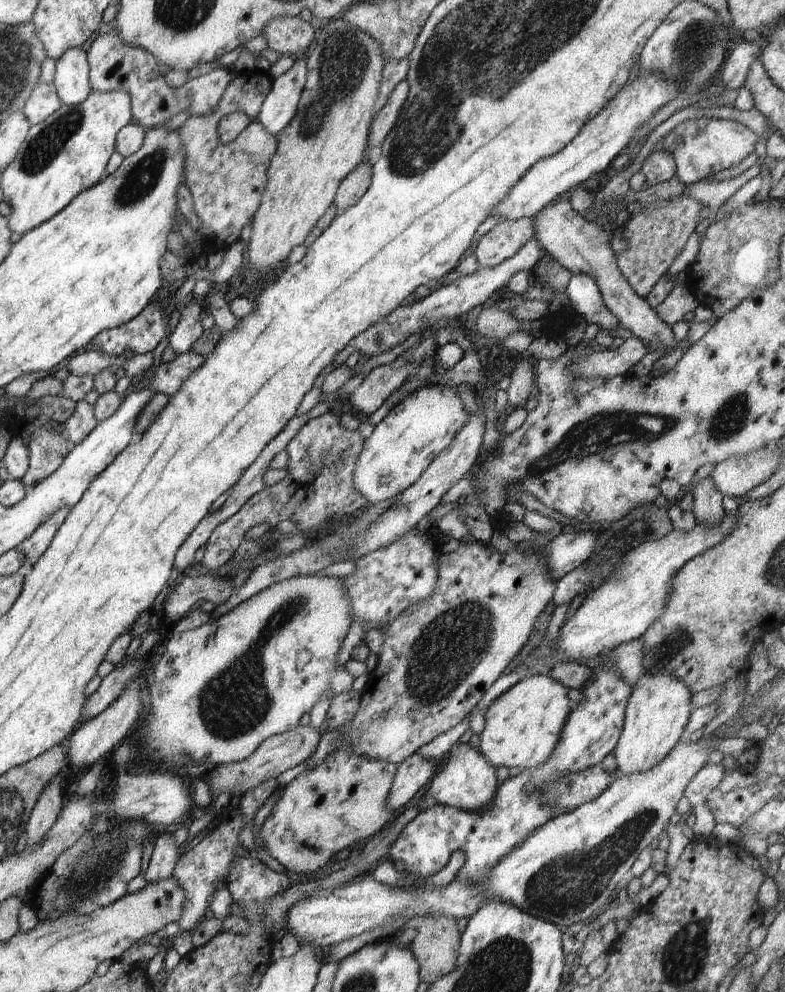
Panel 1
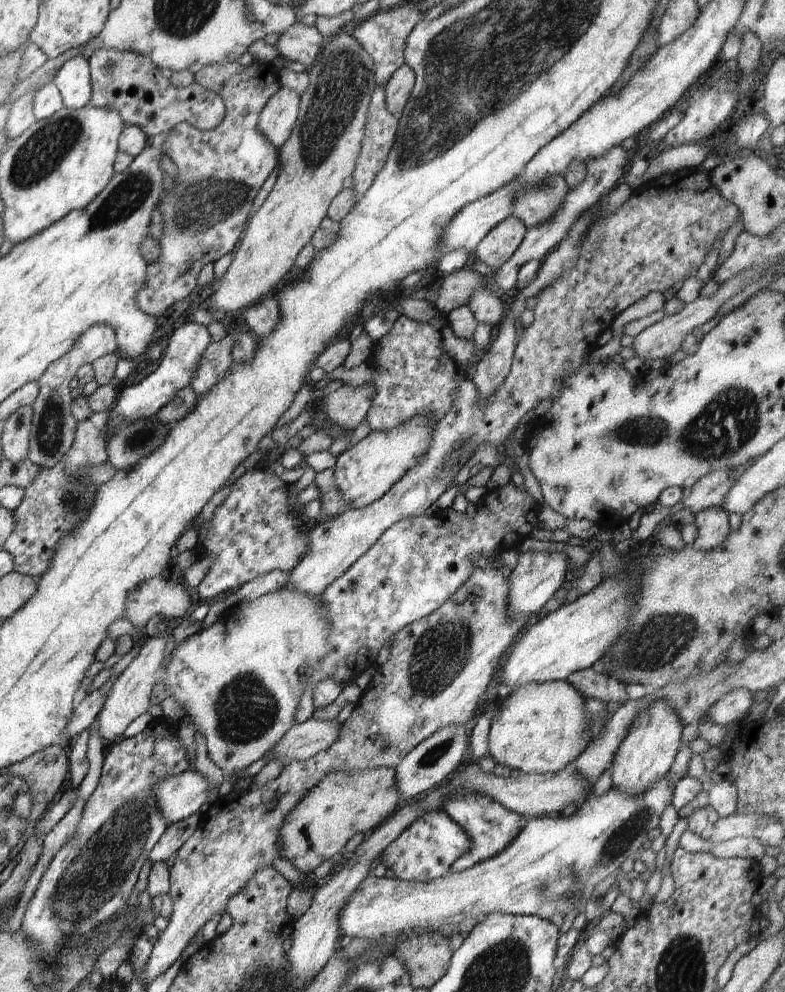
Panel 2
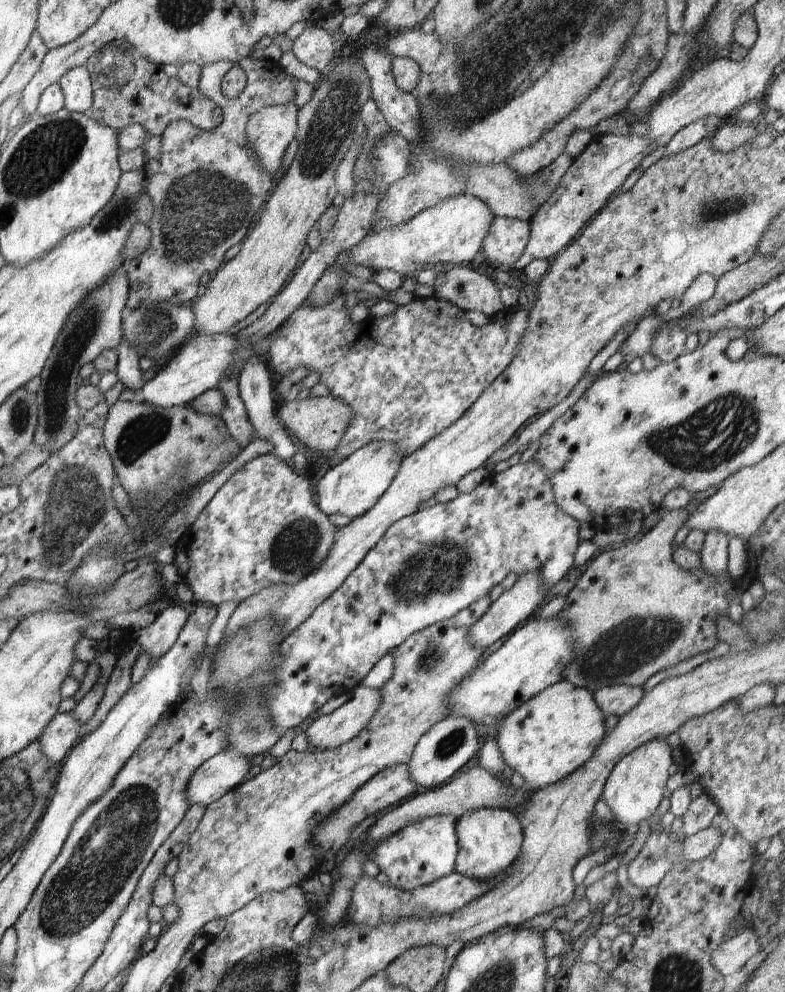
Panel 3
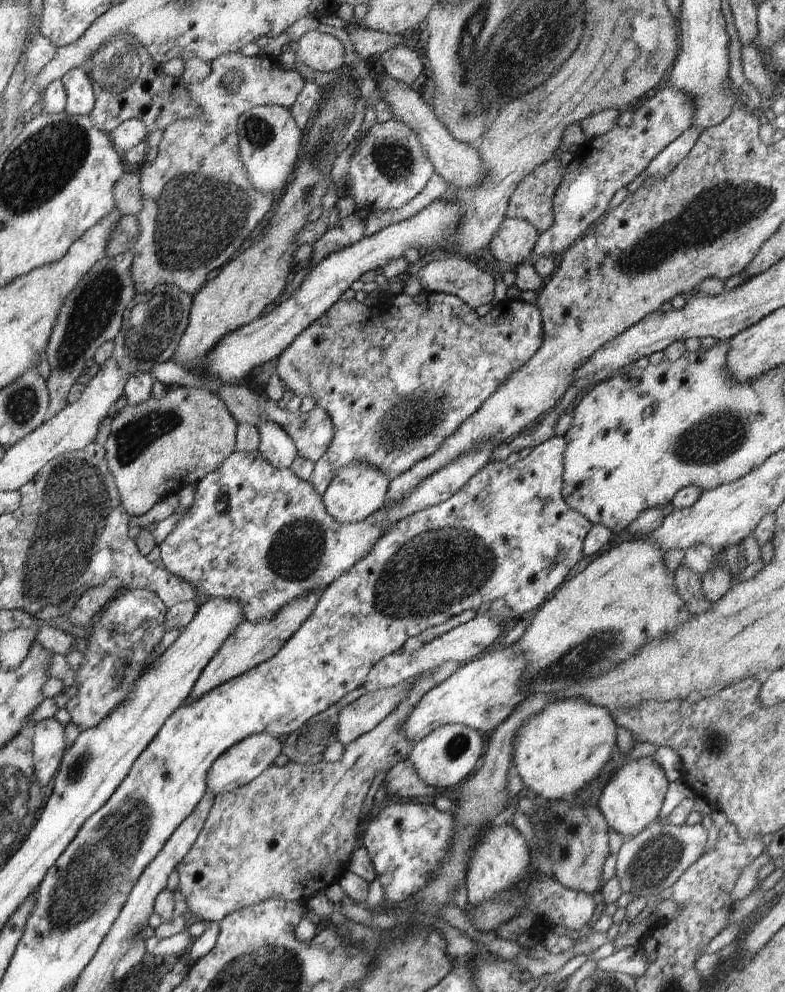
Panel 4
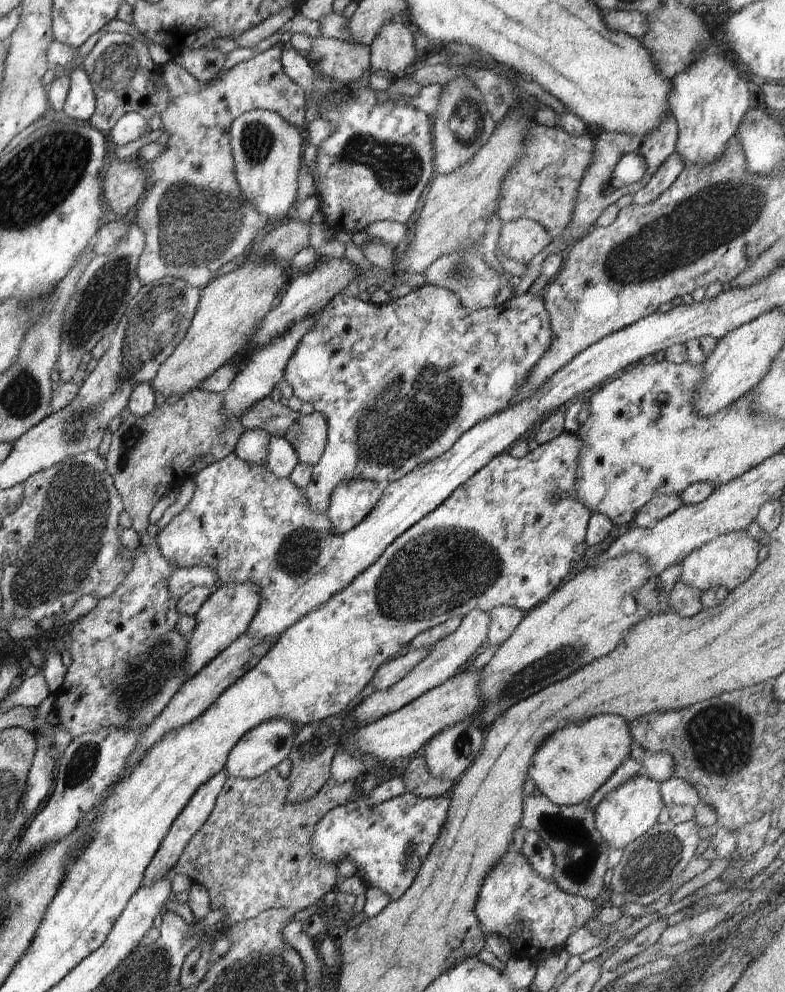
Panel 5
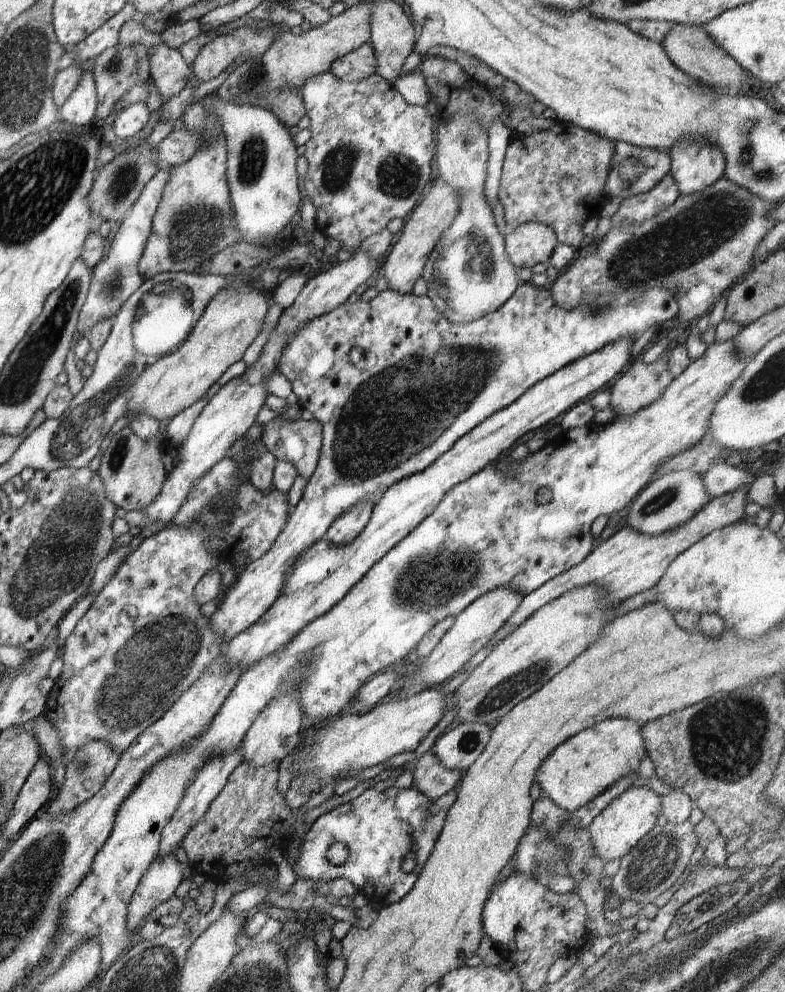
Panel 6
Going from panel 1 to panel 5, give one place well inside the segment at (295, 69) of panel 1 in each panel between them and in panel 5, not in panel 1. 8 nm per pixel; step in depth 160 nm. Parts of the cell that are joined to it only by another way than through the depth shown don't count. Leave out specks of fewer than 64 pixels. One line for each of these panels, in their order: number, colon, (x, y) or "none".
2: (279, 115)
3: (268, 132)
4: (269, 139)
5: (267, 150)

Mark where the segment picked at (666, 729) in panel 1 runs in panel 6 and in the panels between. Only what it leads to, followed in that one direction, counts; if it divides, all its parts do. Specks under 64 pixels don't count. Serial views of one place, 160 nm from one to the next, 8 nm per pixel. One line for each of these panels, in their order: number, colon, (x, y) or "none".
2: (645, 755)
3: (633, 791)
4: (631, 800)
5: (624, 814)
6: (630, 816)

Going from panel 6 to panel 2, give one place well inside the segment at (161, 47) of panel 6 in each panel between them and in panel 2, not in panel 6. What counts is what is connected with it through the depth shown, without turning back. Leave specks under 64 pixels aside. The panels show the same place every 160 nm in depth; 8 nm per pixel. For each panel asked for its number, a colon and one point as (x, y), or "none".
2: (220, 171)
3: (210, 187)
4: (199, 205)
5: (195, 218)

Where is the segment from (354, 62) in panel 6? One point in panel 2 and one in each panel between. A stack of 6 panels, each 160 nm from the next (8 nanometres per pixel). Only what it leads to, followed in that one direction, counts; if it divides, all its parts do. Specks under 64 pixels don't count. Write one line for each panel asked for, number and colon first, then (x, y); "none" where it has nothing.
2: (301, 43)
3: (314, 47)
4: (320, 50)
5: (342, 61)

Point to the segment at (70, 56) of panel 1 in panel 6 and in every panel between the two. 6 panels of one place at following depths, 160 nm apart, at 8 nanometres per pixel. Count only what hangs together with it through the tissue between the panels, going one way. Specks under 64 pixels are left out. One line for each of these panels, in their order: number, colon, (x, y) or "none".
2: (73, 79)
3: (76, 84)
4: (80, 96)
5: (80, 104)
6: (79, 109)

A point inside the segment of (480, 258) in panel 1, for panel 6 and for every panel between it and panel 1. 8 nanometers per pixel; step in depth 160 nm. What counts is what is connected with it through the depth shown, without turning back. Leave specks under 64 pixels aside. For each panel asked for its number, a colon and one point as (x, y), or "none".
2: (503, 240)
3: (507, 238)
4: (512, 244)
5: (520, 240)
6: (530, 243)

